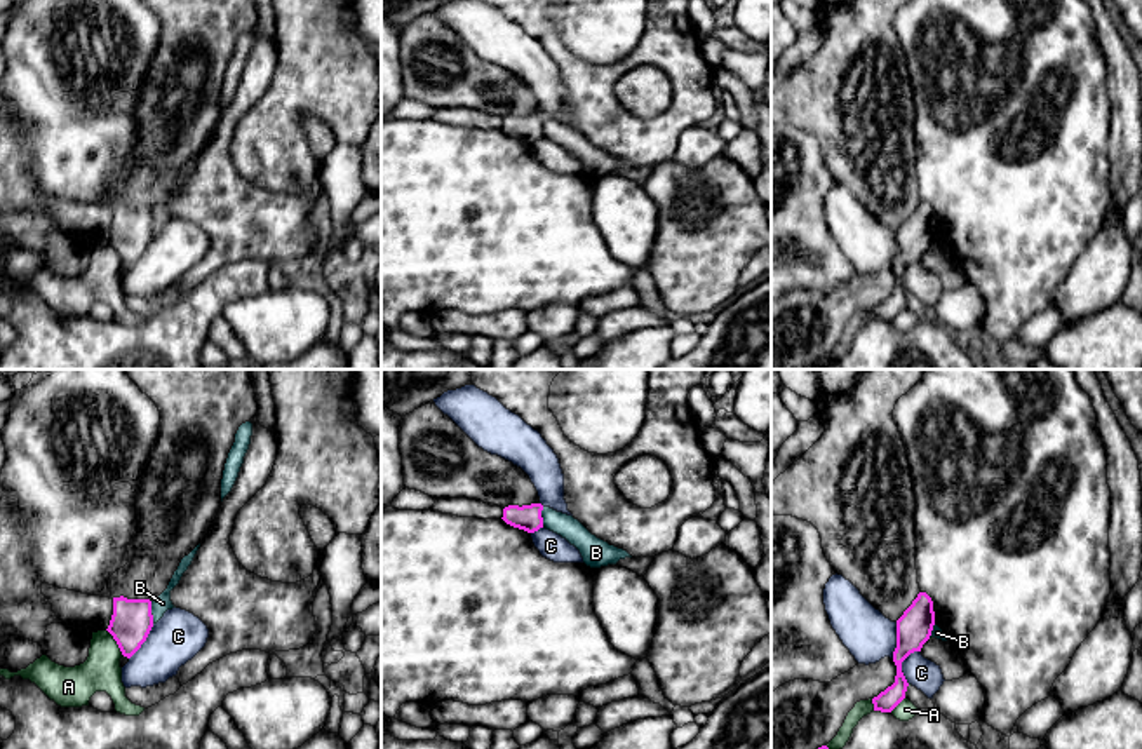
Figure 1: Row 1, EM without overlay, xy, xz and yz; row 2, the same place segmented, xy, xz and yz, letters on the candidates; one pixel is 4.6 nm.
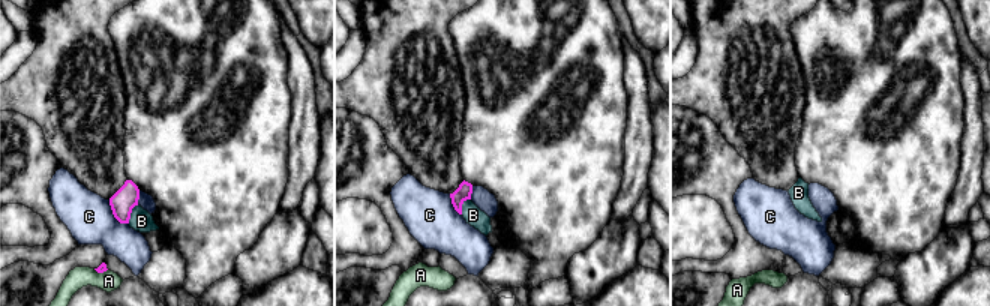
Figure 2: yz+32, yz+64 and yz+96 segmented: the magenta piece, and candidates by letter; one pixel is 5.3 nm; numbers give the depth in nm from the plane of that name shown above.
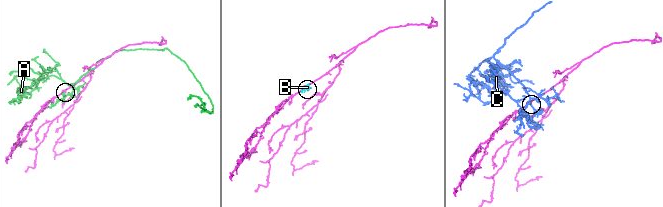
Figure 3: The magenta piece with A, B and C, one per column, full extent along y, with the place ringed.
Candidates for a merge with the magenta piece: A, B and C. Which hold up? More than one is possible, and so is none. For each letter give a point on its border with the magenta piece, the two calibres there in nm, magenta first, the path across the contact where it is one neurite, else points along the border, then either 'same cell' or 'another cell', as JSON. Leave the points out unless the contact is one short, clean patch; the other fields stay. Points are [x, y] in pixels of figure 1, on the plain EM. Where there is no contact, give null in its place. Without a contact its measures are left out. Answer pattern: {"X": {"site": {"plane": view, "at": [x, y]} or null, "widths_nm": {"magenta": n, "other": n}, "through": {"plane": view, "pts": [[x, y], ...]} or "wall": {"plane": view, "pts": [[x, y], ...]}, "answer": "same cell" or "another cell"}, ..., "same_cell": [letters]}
{"A": {"site": {"plane": "xy", "at": [115, 249]}, "widths_nm": {"magenta": 190, "other": 180}, "answer": "another cell"}, "B": {"site": {"plane": "xy", "at": [150, 222]}, "widths_nm": {"magenta": 190, "other": 80}, "wall": {"plane": "xy", "pts": [[150, 211], [154, 232]]}, "answer": "another cell"}, "C": {"site": {"plane": "yz", "at": [900, 274]}, "widths_nm": {"magenta": 160, "other": 140}, "wall": {"plane": "yz", "pts": [[920, 260], [914, 260], [902, 272], [902, 284], [907, 293]]}, "answer": "another cell"}, "same_cell": []}

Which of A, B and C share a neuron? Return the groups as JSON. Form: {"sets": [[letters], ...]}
{"sets": [["A"], ["B"], ["C"]]}

